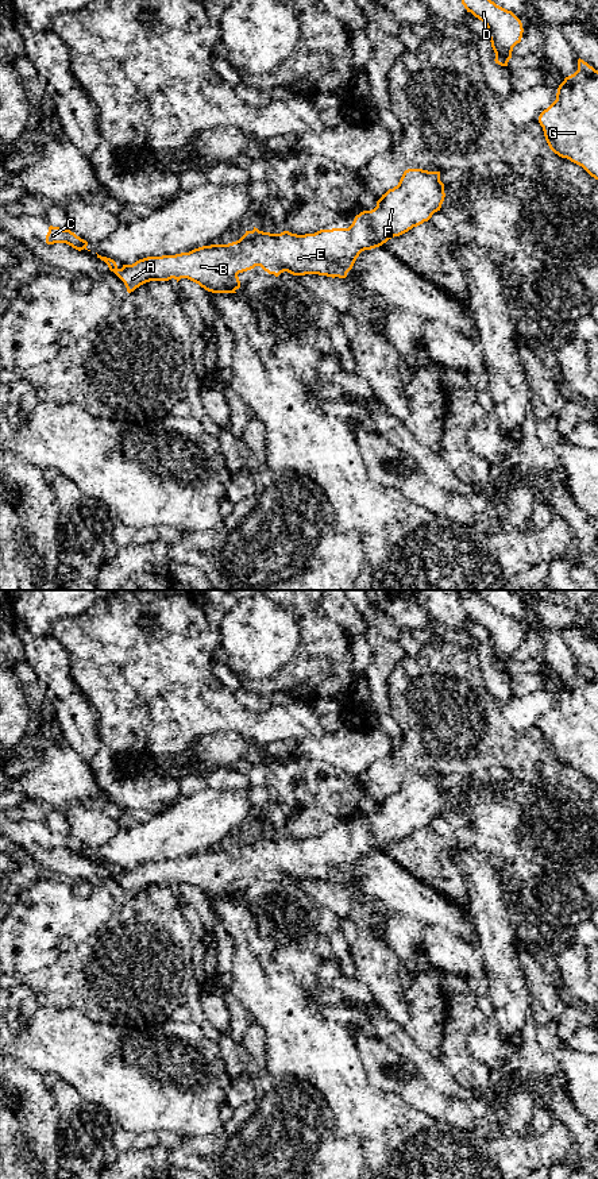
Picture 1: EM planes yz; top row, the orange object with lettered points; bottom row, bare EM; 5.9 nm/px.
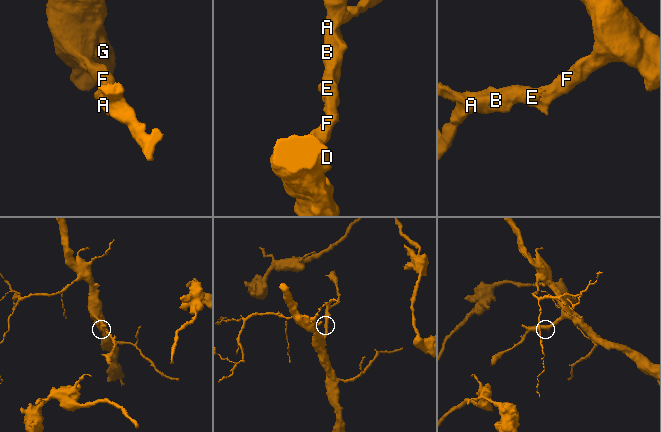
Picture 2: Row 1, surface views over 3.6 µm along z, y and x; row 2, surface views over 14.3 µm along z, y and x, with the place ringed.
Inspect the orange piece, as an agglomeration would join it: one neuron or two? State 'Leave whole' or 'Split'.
Leave whole

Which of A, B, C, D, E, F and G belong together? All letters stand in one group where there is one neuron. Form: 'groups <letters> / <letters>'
groups A B C D E F G

